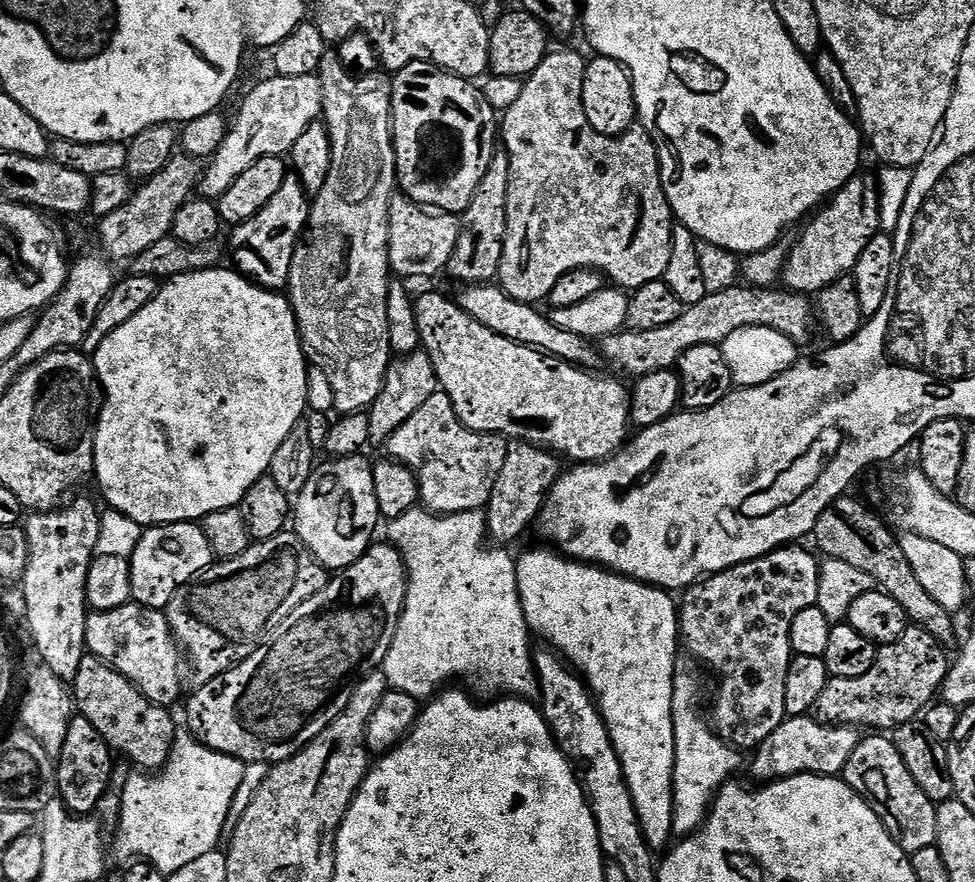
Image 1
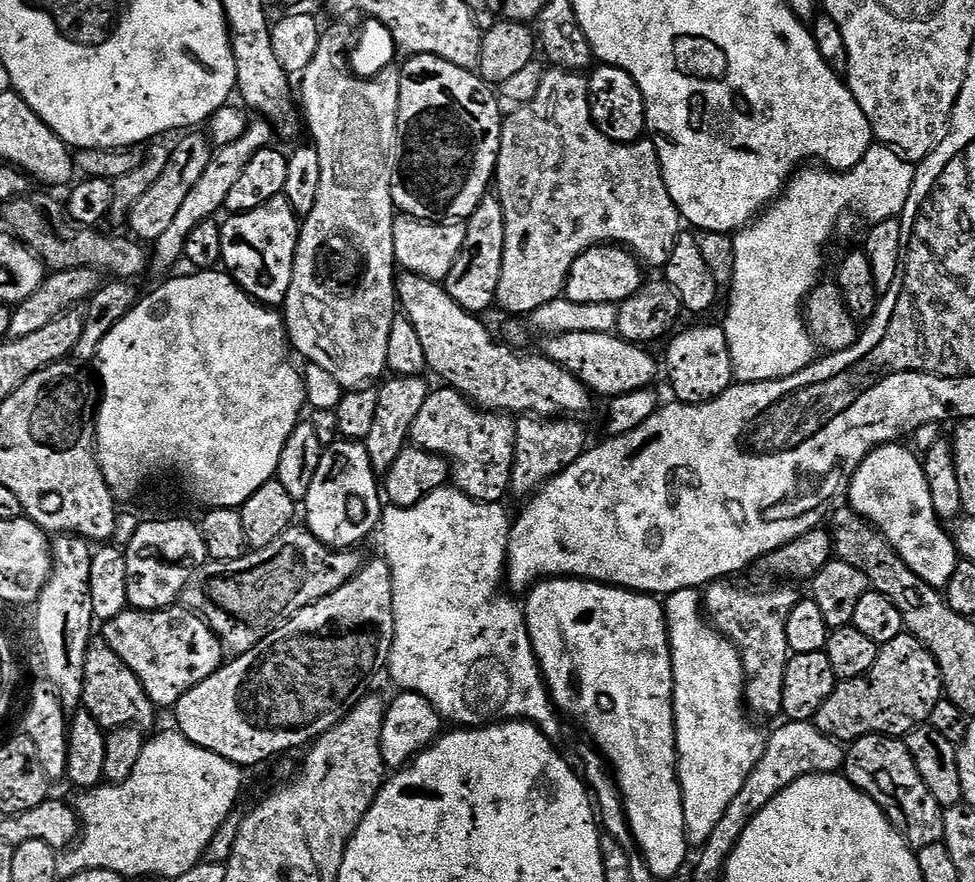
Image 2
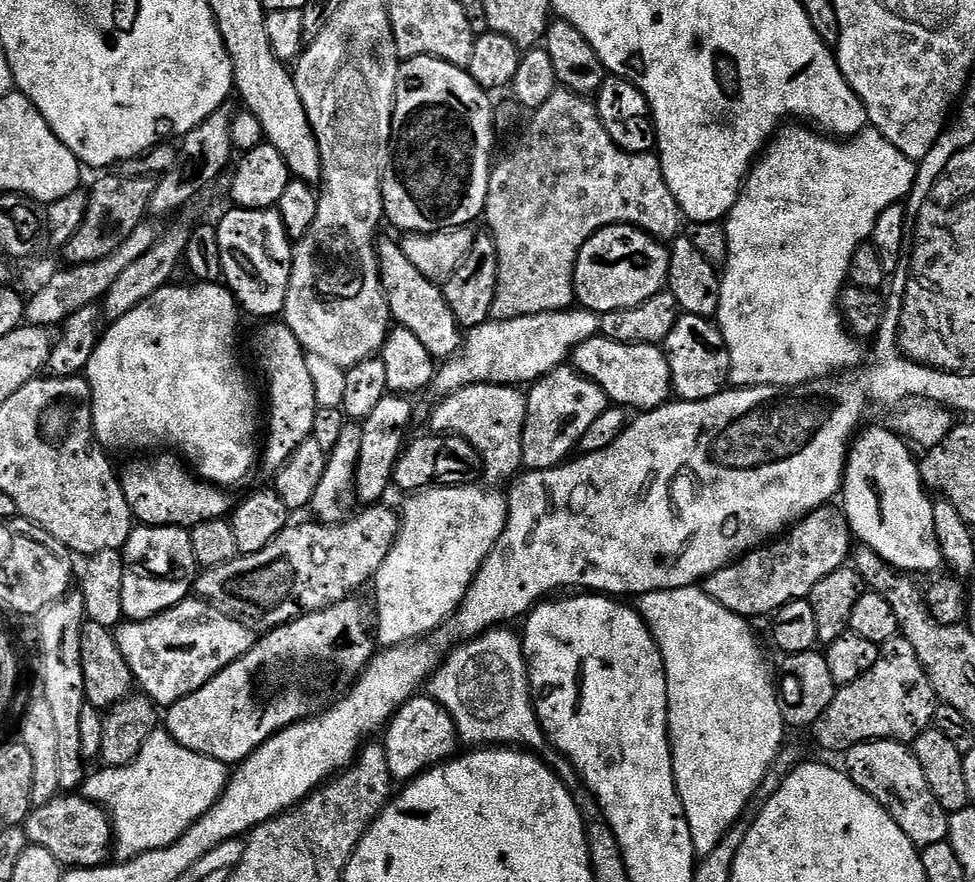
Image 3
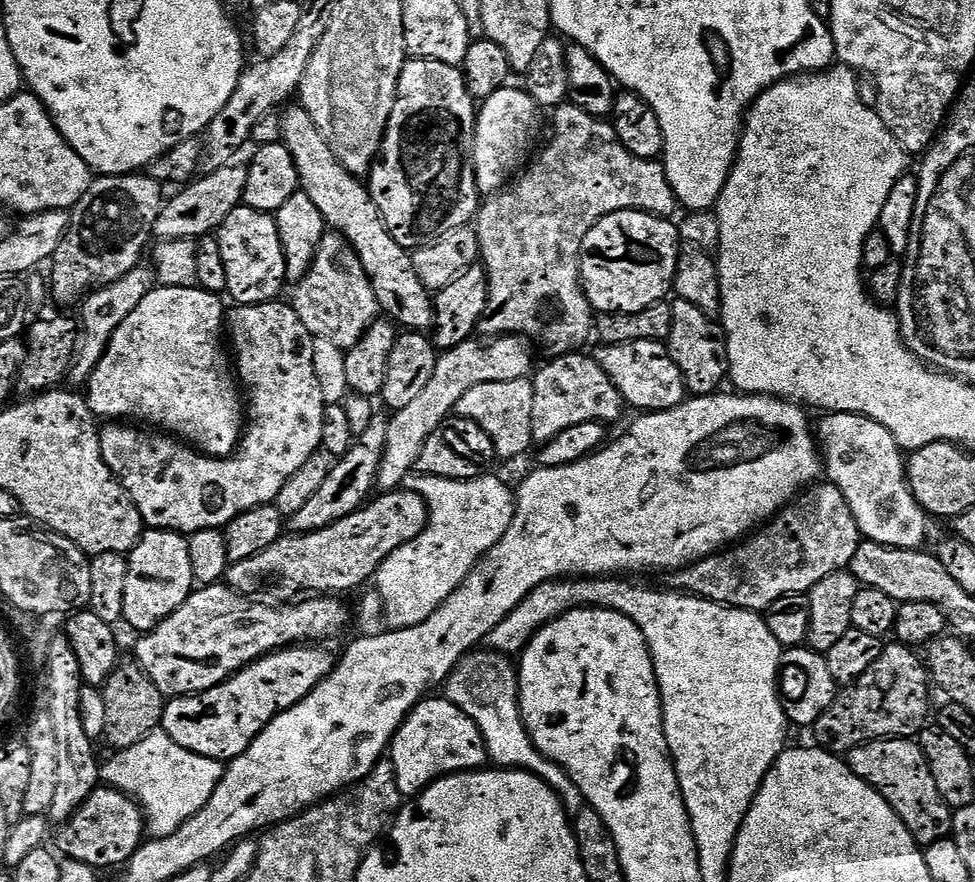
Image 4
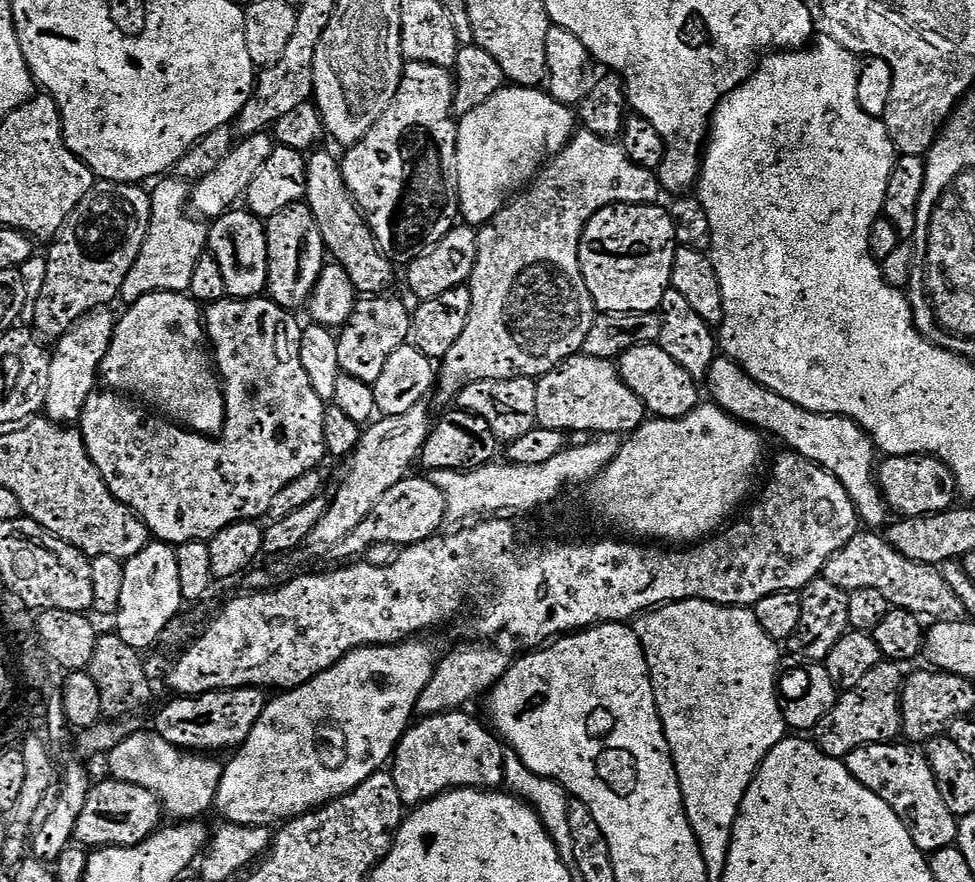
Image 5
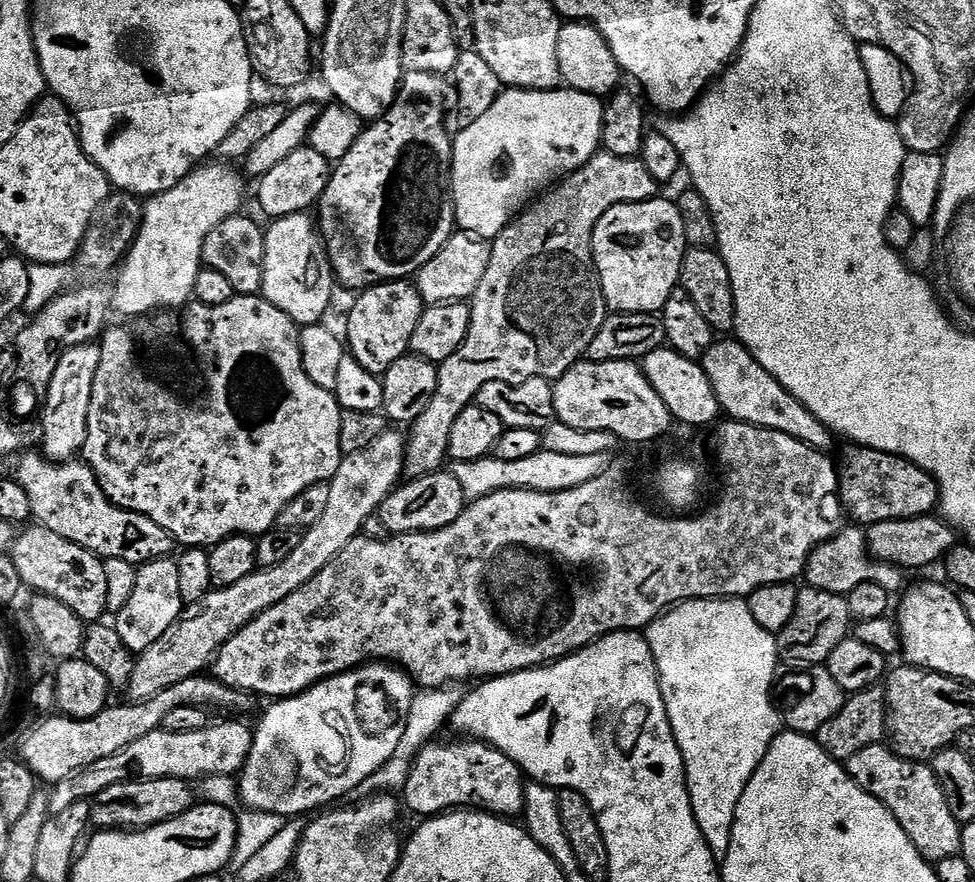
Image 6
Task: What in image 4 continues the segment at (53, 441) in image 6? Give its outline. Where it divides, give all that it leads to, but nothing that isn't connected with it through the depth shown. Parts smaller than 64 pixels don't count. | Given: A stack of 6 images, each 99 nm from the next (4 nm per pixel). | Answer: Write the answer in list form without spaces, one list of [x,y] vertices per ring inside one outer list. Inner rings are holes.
[[[141,266],[130,270],[122,278],[110,282],[104,288],[98,288],[88,293],[79,305],[80,320],[78,316],[78,347],[76,350],[76,359],[72,361],[70,369],[70,380],[84,386],[88,383],[88,378],[92,371],[98,366],[102,354],[106,354],[110,338],[114,338],[114,330],[134,314],[134,309],[146,294],[152,291],[154,287],[154,272],[151,267]]]

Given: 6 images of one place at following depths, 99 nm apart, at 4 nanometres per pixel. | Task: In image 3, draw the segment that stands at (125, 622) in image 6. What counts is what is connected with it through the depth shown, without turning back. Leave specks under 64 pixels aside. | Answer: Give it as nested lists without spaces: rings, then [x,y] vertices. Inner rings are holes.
[[[174,526],[133,527],[122,555],[122,610],[129,621],[149,620],[189,599],[198,579],[198,565],[189,529]]]

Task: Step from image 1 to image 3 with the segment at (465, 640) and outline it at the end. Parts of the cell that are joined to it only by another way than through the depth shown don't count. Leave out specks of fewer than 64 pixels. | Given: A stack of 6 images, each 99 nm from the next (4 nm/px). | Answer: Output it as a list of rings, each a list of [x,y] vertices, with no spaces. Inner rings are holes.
[[[475,483],[470,484],[454,484],[451,488],[442,488],[433,486],[424,489],[407,497],[408,500],[404,504],[404,509],[399,509],[400,533],[394,542],[394,546],[390,550],[390,554],[386,558],[386,562],[382,562],[382,566],[376,572],[374,577],[374,585],[376,584],[376,620],[374,616],[374,639],[381,649],[395,648],[397,644],[410,644],[421,638],[427,637],[429,634],[435,633],[437,630],[443,629],[445,625],[451,621],[456,615],[456,607],[462,602],[462,598],[470,590],[474,578],[478,574],[478,570],[482,566],[482,562],[486,562],[486,558],[490,554],[490,550],[494,550],[494,546],[498,542],[498,538],[502,538],[504,527],[508,521],[508,501],[505,493],[500,490],[489,490],[487,487],[479,486],[476,488]],[[489,630],[482,636],[461,643],[460,649],[449,651],[440,667],[432,673],[426,688],[433,700],[437,700],[450,714],[456,727],[457,737],[468,746],[515,746],[521,750],[535,752],[544,763],[554,770],[558,778],[574,794],[585,791],[576,768],[546,738],[536,717],[536,703],[532,701],[532,687],[528,681],[528,661],[524,658],[524,646],[519,635],[508,630]]]

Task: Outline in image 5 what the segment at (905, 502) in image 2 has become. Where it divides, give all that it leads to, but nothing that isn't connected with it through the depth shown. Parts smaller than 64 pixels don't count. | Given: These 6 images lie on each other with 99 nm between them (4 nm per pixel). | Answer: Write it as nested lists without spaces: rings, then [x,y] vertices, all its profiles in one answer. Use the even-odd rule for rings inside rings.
[[[724,354],[717,355],[712,369],[708,371],[706,383],[708,383],[709,390],[712,391],[711,399],[723,412],[735,416],[744,424],[751,424],[761,433],[769,434],[768,432],[770,432],[777,436],[784,443],[784,446],[787,446],[791,451],[797,452],[802,458],[822,466],[830,474],[834,474],[834,478],[845,487],[847,494],[853,500],[853,506],[856,507],[859,519],[869,529],[880,530],[889,523],[890,509],[884,501],[884,495],[880,493],[878,483],[878,449],[861,424],[855,424],[853,420],[845,416],[827,416],[821,412],[811,412],[778,394],[774,394],[774,390],[763,388],[742,365],[735,364]]]

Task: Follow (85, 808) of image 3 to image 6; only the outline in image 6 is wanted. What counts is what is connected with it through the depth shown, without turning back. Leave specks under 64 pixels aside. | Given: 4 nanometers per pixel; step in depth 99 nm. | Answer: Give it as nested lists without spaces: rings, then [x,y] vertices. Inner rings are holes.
[[[178,778],[131,780],[110,790],[102,790],[92,801],[91,823],[100,830],[139,830],[178,818],[194,806],[193,785]],[[97,824],[97,825],[96,825]]]

